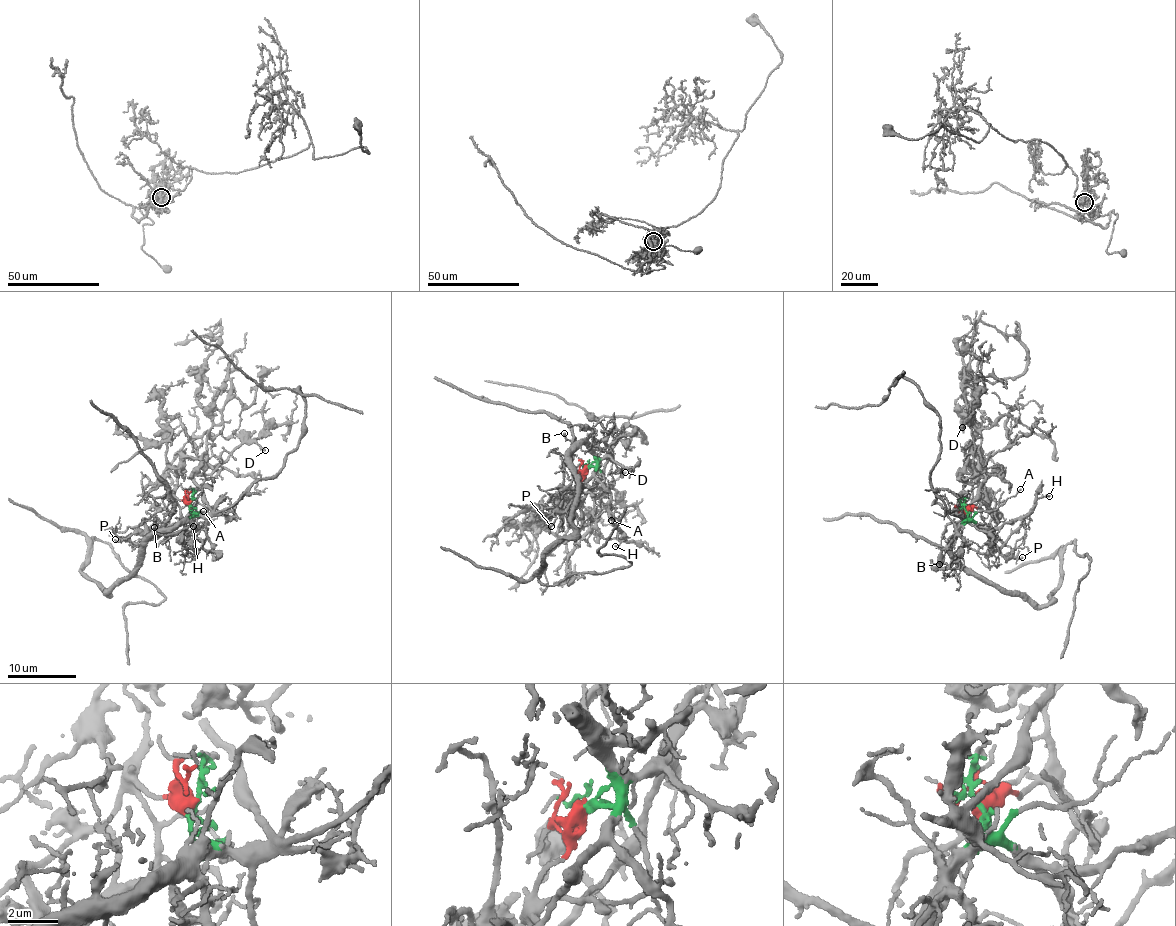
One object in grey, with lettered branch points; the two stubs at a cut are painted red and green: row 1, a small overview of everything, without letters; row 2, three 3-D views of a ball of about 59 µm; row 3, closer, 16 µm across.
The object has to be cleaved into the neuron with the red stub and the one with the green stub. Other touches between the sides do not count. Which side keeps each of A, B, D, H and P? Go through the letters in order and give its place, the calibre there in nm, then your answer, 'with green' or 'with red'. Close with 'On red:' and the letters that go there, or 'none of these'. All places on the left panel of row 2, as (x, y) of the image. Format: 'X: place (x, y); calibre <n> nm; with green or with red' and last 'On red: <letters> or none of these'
A: place (203, 511); calibre 140 nm; with green
B: place (154, 527); calibre 110 nm; with green
D: place (265, 450); calibre 200 nm; with red
H: place (193, 526); calibre 110 nm; with green
P: place (115, 539); calibre 140 nm; with green
On red: D

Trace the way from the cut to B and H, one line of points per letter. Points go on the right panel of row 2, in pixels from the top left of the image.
B: (966, 512), (952, 553), (943, 555), (939, 565)
H: (966, 512), (966, 516), (984, 527), (1002, 525), (1020, 520), (1036, 499), (1048, 497)

